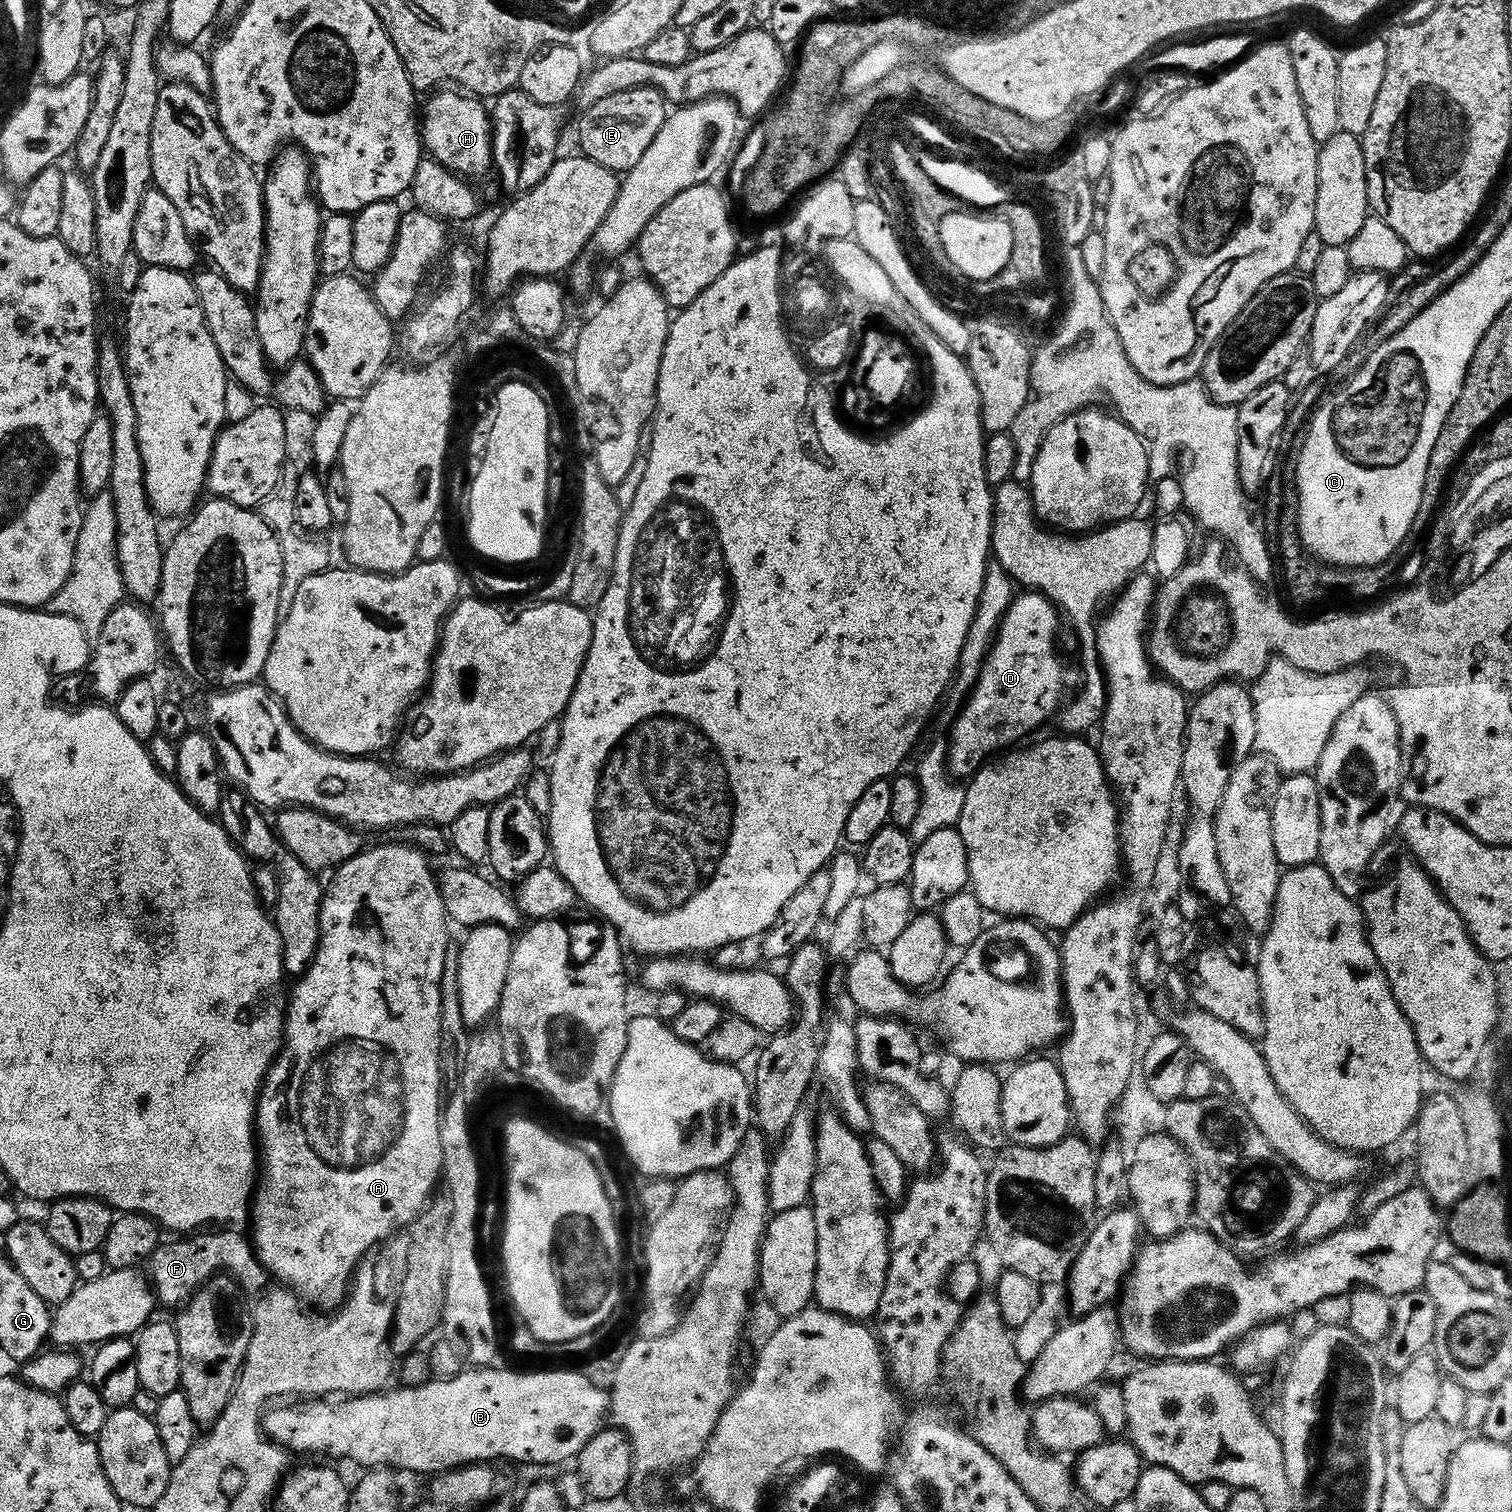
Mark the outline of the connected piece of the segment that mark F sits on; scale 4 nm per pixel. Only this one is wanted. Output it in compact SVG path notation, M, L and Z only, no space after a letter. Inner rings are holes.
M212 1230L207 1234L197 1235L195 1238L176 1238L173 1244L161 1242L156 1251L146 1261L146 1272L150 1277L153 1292L156 1293L157 1301L173 1310L179 1310L192 1299L197 1288L208 1283L213 1276L221 1271L224 1264L224 1256L232 1256L232 1269L230 1275L241 1289L245 1292L258 1292L267 1283L270 1277L265 1268L257 1259L255 1249L248 1245L236 1244L236 1236L228 1232L223 1236L223 1231Z

